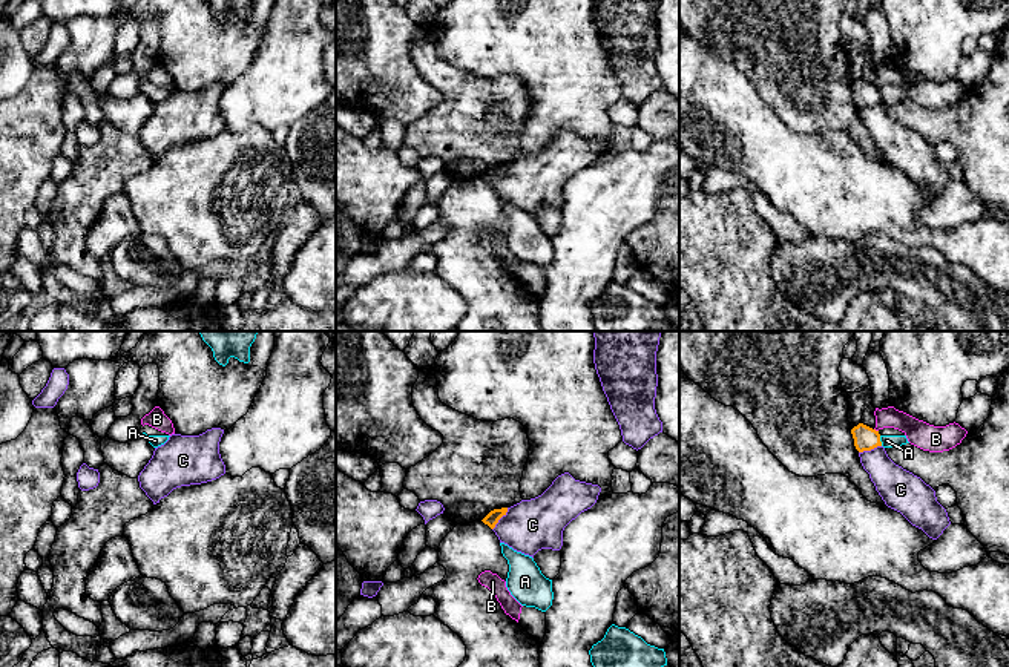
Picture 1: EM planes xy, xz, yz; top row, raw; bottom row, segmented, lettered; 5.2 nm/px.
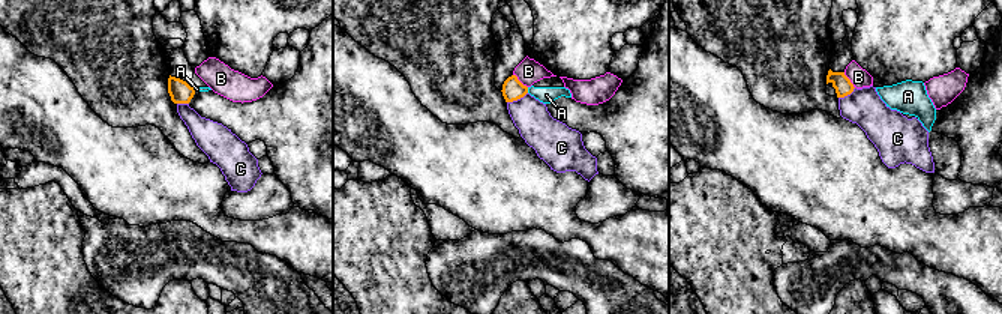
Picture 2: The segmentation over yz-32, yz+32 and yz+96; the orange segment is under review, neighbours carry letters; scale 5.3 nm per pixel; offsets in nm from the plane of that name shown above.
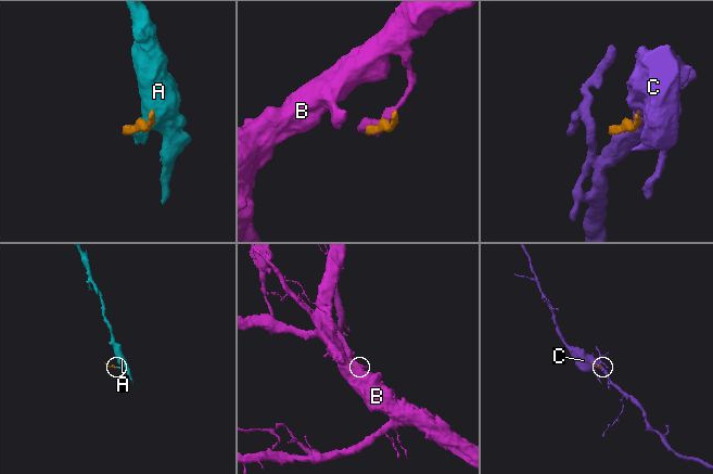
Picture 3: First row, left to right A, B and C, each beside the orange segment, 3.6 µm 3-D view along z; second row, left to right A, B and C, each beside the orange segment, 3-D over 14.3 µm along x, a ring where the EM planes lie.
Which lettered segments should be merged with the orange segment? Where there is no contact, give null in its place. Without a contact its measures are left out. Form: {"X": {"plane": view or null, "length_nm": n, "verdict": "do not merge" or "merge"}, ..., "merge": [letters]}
{"A": {"plane": "yz", "length_nm": 60, "verdict": "do not merge"}, "B": {"plane": "yz", "length_nm": 30, "verdict": "do not merge"}, "C": {"plane": "xz", "length_nm": 150, "verdict": "do not merge"}, "merge": []}

